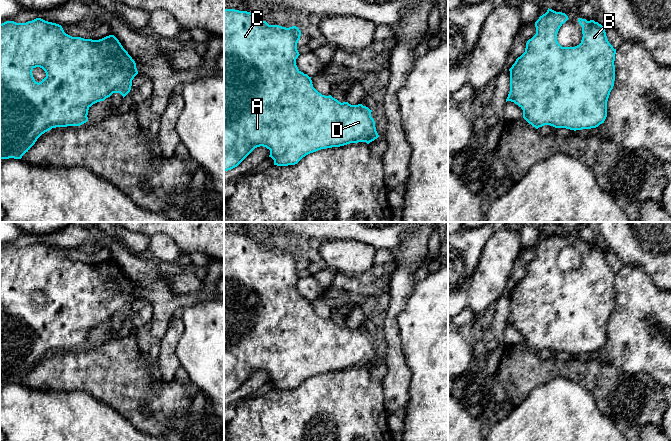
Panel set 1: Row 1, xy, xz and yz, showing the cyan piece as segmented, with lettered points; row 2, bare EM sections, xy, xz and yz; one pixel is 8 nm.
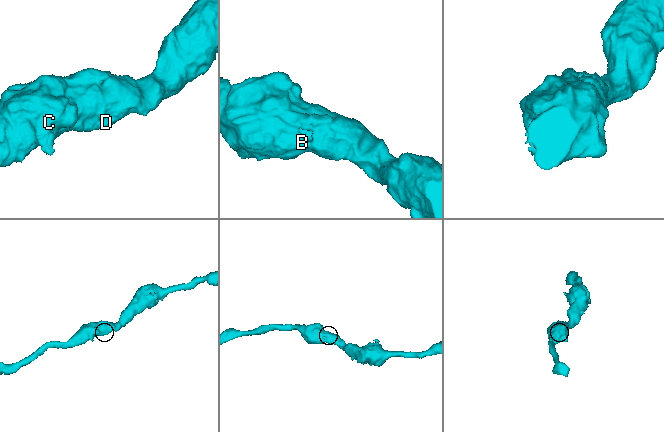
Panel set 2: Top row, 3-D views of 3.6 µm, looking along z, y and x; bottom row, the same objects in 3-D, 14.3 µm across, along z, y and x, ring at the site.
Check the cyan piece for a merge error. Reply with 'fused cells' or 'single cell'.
single cell

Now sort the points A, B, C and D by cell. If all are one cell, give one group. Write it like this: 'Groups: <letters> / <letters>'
Groups: A B C D

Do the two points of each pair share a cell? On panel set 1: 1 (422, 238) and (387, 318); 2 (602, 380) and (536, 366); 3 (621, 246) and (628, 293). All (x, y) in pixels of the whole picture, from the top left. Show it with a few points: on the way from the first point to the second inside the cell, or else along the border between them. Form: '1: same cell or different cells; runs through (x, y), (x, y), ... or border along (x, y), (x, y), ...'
1: same cell; runs through (410, 258), (404, 272), (398, 298)
2: same cell; runs through (586, 373), (573, 369), (552, 368)
3: different cells; border along (624, 264), (639, 265), (646, 273)

